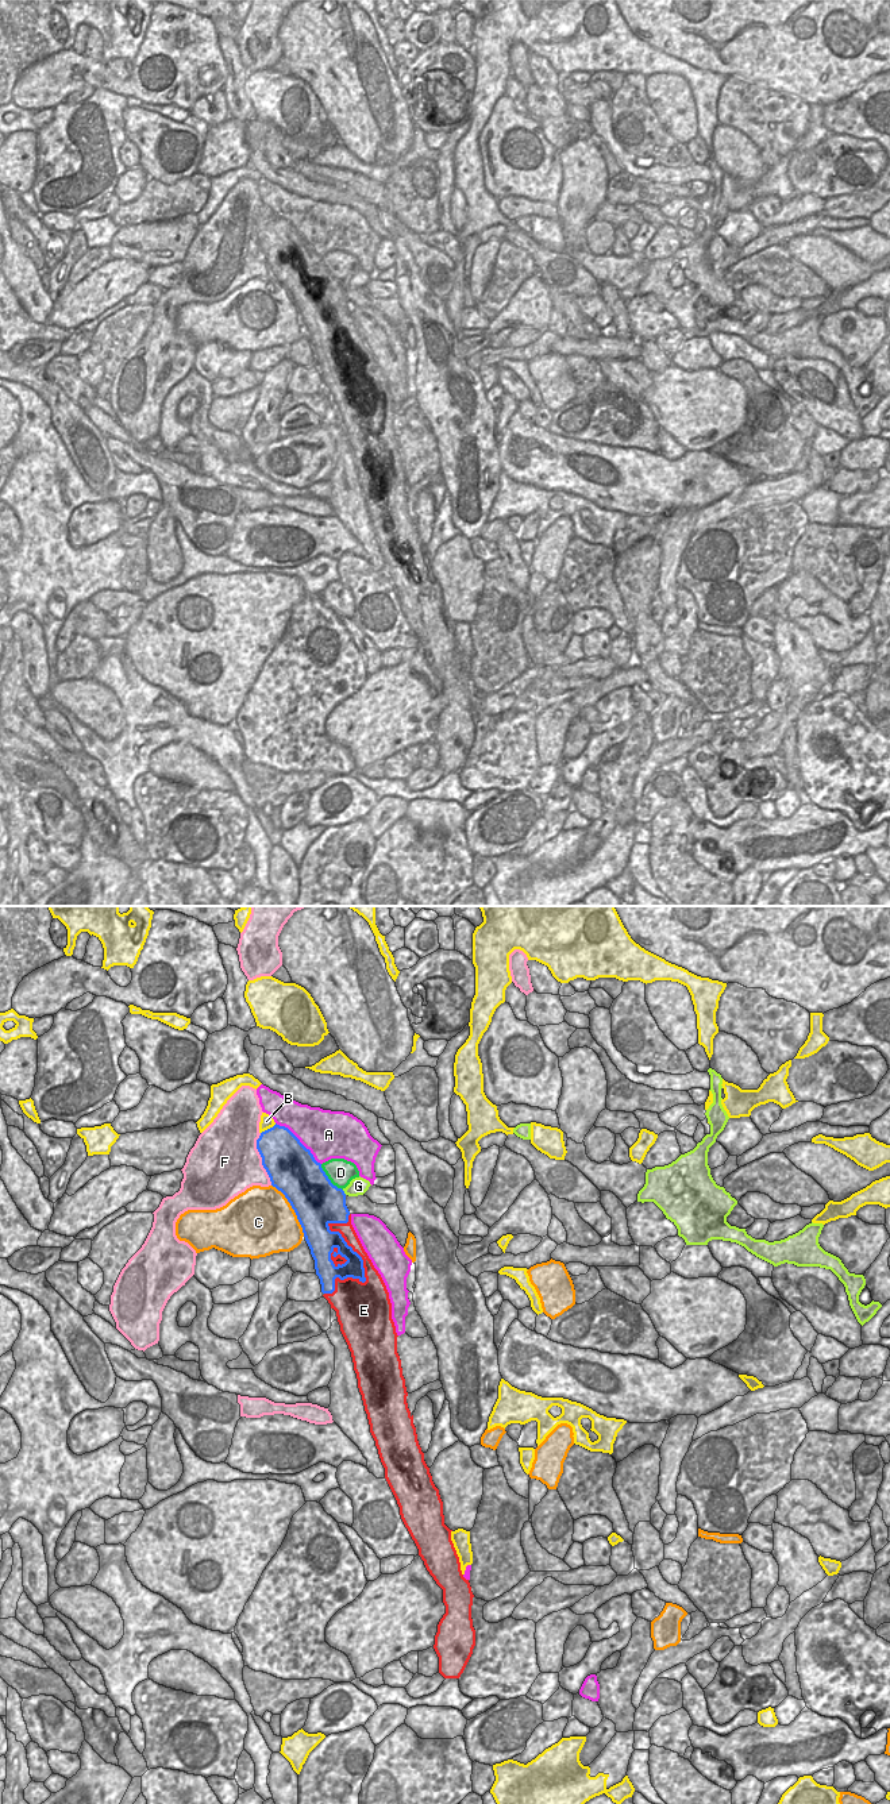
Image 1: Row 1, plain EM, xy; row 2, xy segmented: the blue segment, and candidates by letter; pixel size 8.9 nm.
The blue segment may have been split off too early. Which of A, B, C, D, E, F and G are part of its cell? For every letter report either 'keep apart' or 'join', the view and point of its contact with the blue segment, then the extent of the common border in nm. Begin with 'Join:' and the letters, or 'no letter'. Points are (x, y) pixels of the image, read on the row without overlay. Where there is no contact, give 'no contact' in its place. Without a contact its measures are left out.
Join: E
A: keep apart; meets blue in xy at (299, 234); contact 550 nm long
B: keep apart; meets blue in xy at (268, 222); contact 170 nm long
C: keep apart; meets blue in xy at (293, 301); contact 550 nm long
D: keep apart; meets blue in xy at (328, 272); contact 320 nm long
E: join; meets blue in xy at (362, 355); contact 750 nm long
F: keep apart; meets blue in xy at (262, 251); contact 480 nm long
G: keep apart; meets blue in xy at (343, 285); contact 60 nm long

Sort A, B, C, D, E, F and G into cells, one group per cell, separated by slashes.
A / B / C / D / E / F / G

